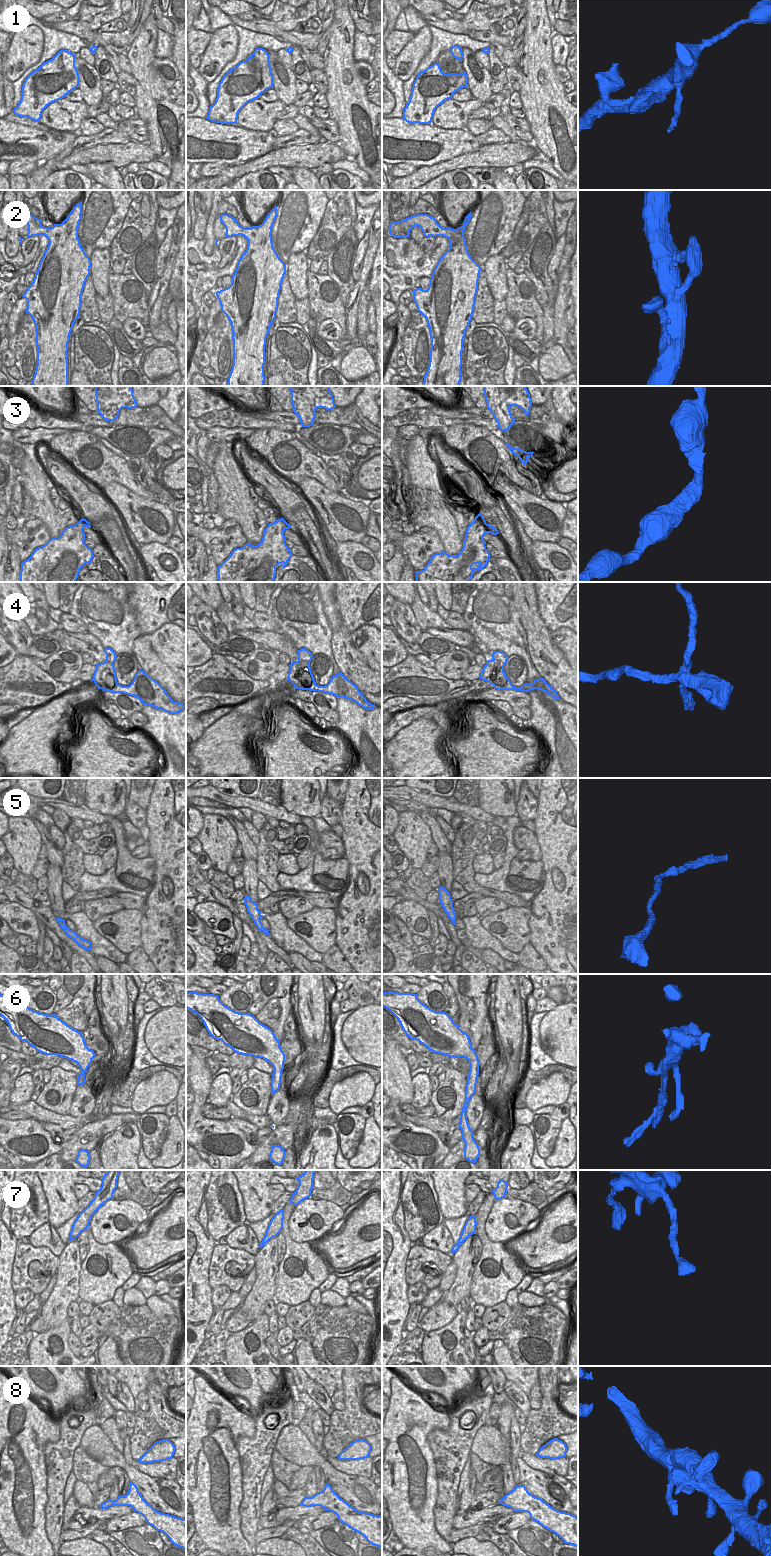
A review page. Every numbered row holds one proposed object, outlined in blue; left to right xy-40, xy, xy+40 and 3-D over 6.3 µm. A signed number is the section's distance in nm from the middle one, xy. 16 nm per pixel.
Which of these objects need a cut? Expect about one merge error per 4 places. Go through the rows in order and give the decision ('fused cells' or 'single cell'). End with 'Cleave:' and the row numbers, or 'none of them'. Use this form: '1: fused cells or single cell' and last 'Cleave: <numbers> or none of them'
1: single cell
2: single cell
3: single cell
4: fused cells
5: single cell
6: single cell
7: single cell
8: single cell
Cleave: 4

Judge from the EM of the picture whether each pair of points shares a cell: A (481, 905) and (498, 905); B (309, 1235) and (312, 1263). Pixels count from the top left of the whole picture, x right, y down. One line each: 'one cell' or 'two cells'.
A: one cell
B: two cells

